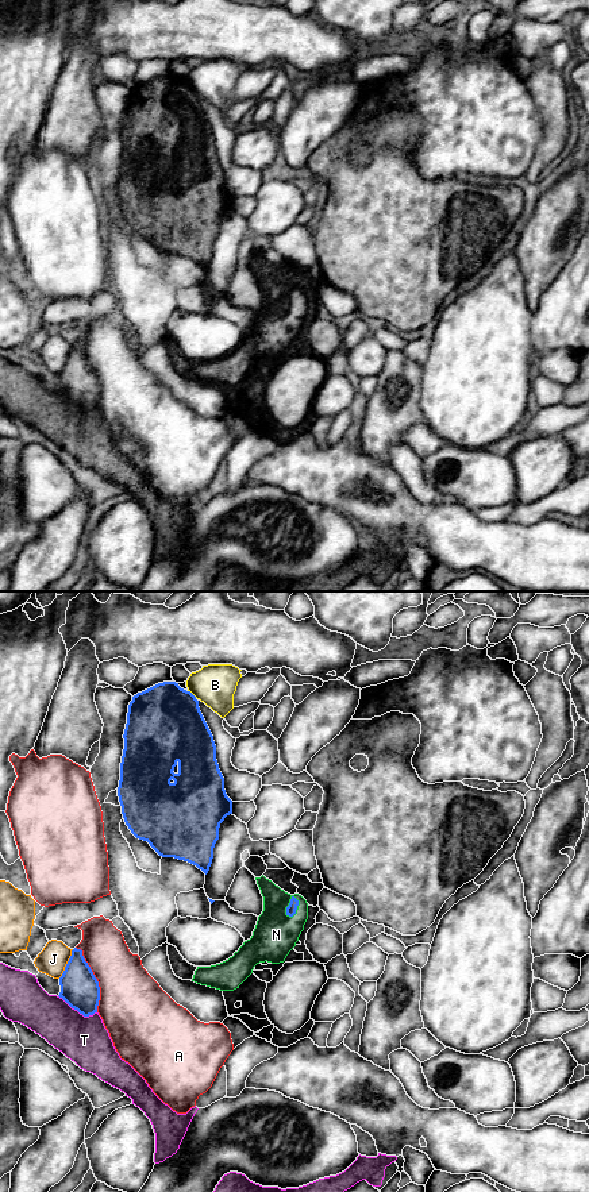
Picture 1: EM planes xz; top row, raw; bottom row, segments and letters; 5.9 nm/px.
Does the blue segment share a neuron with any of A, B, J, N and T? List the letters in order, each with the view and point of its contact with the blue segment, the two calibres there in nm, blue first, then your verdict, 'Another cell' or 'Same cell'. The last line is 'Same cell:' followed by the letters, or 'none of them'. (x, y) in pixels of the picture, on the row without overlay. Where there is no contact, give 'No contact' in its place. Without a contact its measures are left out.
A: Touches blue at xz (96, 374). Thickness 220 nm (blue) against 380 nm. Another cell
B: Touches blue at xz (191, 88). Thickness 460 nm (blue) against 260 nm. Another cell
J: Touches blue at xz (66, 359). Thickness 220 nm (blue) against 170 nm. Another cell
N: Touches blue at xz (288, 301). Thickness 60 nm (blue) against 260 nm. Same cell
T: Touches blue at xz (77, 405). Thickness 220 nm (blue) against 280 nm. Another cell
Same cell: N

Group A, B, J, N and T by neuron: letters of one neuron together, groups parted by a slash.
A / B / J / N / T

